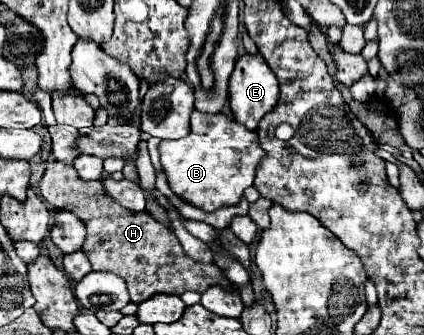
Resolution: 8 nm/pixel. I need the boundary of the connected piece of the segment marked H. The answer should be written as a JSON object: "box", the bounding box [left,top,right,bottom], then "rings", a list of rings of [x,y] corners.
{"box":[40,162,234,304],"rings":[[[50,162],[40,178],[40,194],[54,210],[72,210],[82,218],[82,222],[102,222],[102,226],[106,226],[106,234],[88,234],[84,252],[96,272],[114,272],[124,278],[130,298],[136,304],[152,298],[154,294],[180,296],[186,290],[202,294],[210,286],[222,286],[224,290],[234,288],[216,264],[196,264],[190,260],[166,224],[156,222],[148,212],[130,212],[122,208],[104,192],[102,182],[82,180],[74,166]]]}

